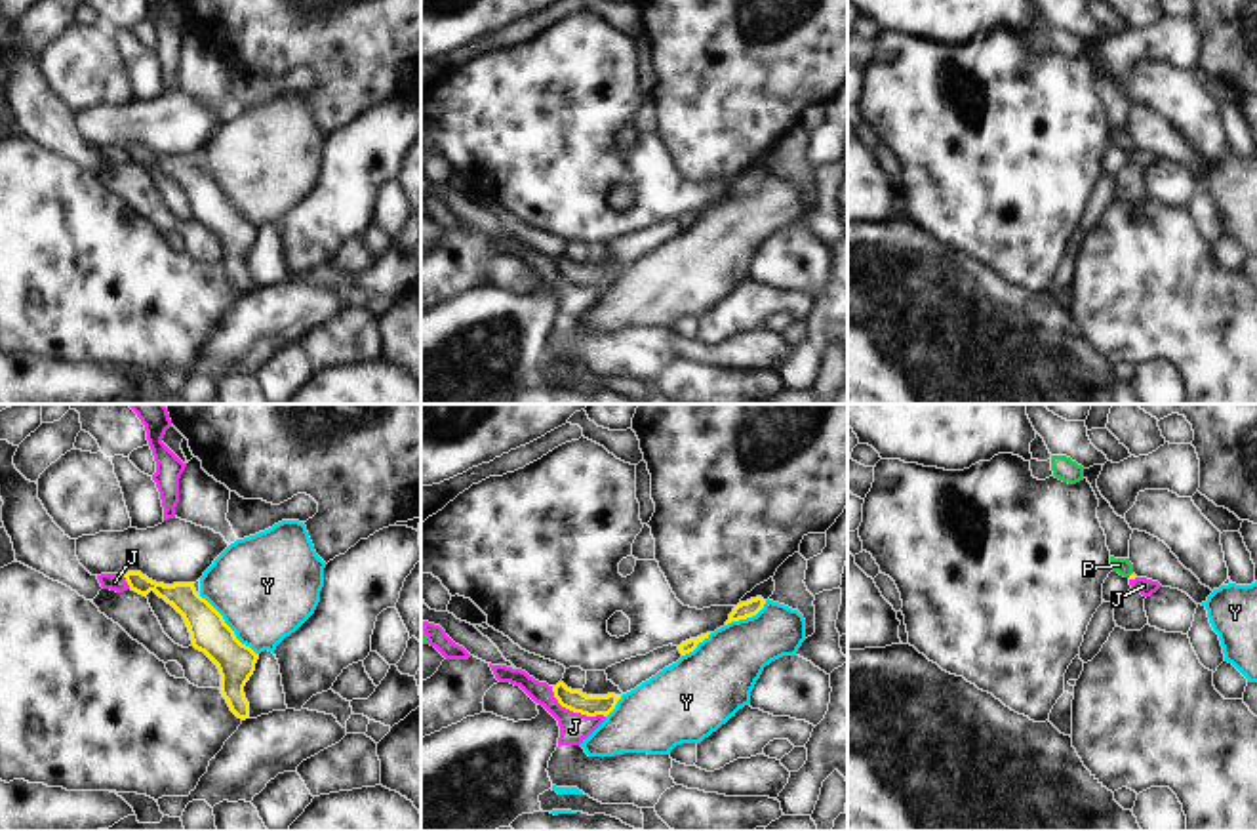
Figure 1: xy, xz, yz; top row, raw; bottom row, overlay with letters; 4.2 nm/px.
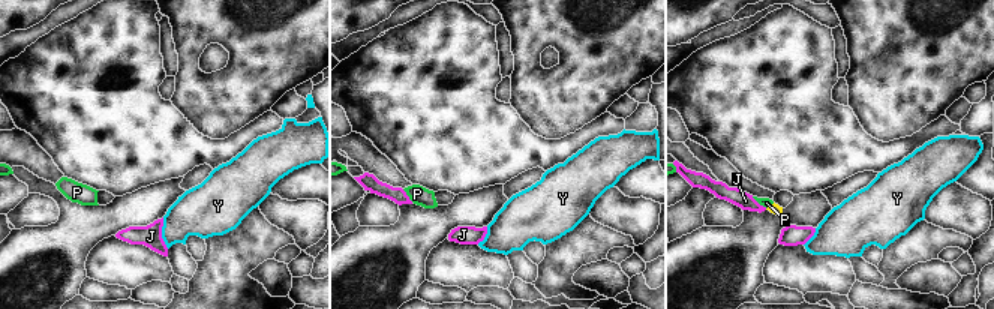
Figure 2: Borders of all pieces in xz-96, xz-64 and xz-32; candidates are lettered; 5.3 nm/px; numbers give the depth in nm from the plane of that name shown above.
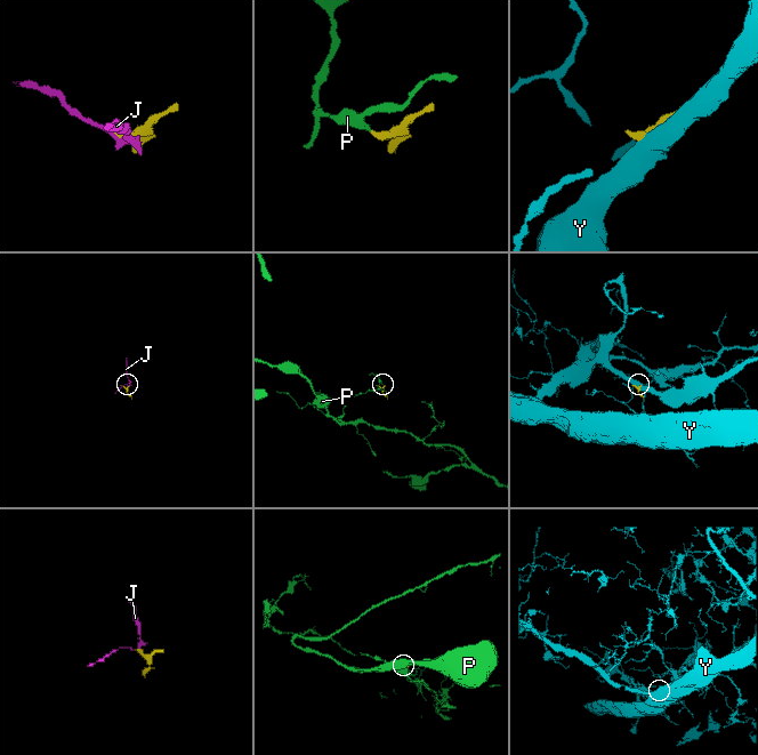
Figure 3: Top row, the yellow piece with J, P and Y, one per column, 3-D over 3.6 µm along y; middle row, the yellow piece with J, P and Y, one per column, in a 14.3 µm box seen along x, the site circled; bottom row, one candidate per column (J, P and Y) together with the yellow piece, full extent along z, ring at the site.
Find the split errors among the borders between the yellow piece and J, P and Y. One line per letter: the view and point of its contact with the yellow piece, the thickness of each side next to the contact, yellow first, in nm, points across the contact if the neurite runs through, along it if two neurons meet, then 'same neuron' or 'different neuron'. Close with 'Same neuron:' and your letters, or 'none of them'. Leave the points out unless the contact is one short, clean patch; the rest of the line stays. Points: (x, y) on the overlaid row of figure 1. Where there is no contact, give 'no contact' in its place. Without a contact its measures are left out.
J: xz (574, 711) | 90/130 nm | along xz (551, 687), (562, 706), (604, 717) | different neuron
P: no contact | same neuron
Y: xy (227, 626) | 160/440 nm | different neuron
Same neuron: P

